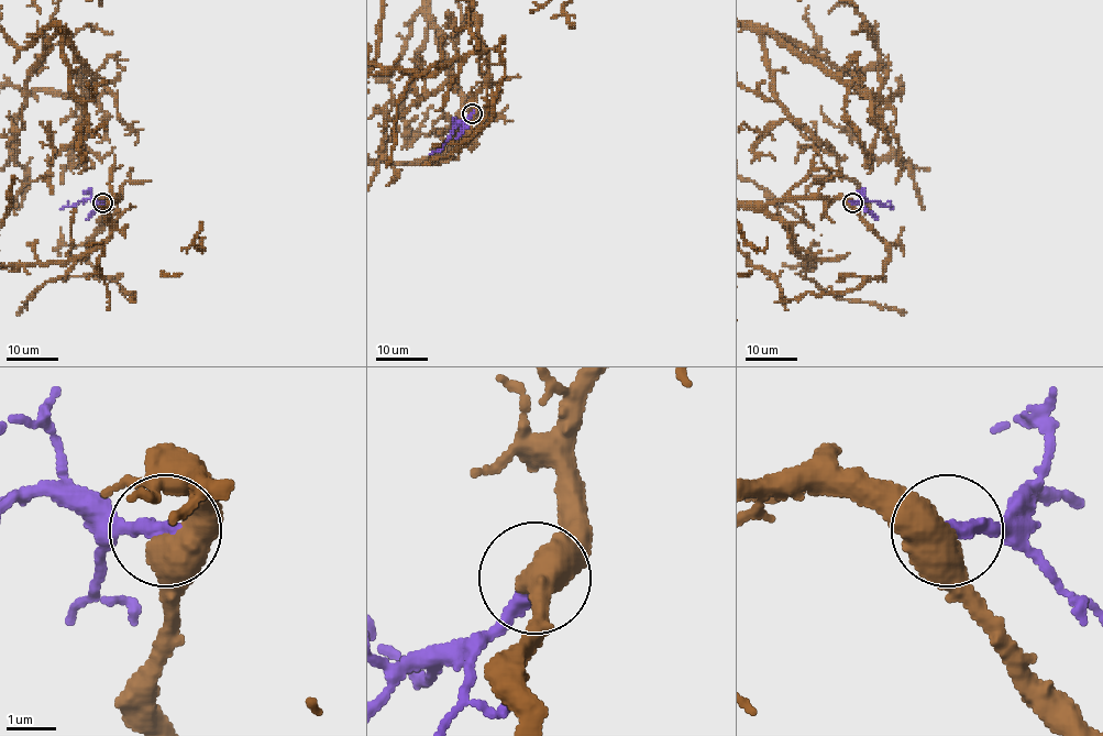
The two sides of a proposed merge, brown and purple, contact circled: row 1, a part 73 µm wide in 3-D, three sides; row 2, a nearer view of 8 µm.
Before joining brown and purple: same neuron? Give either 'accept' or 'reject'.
reject

